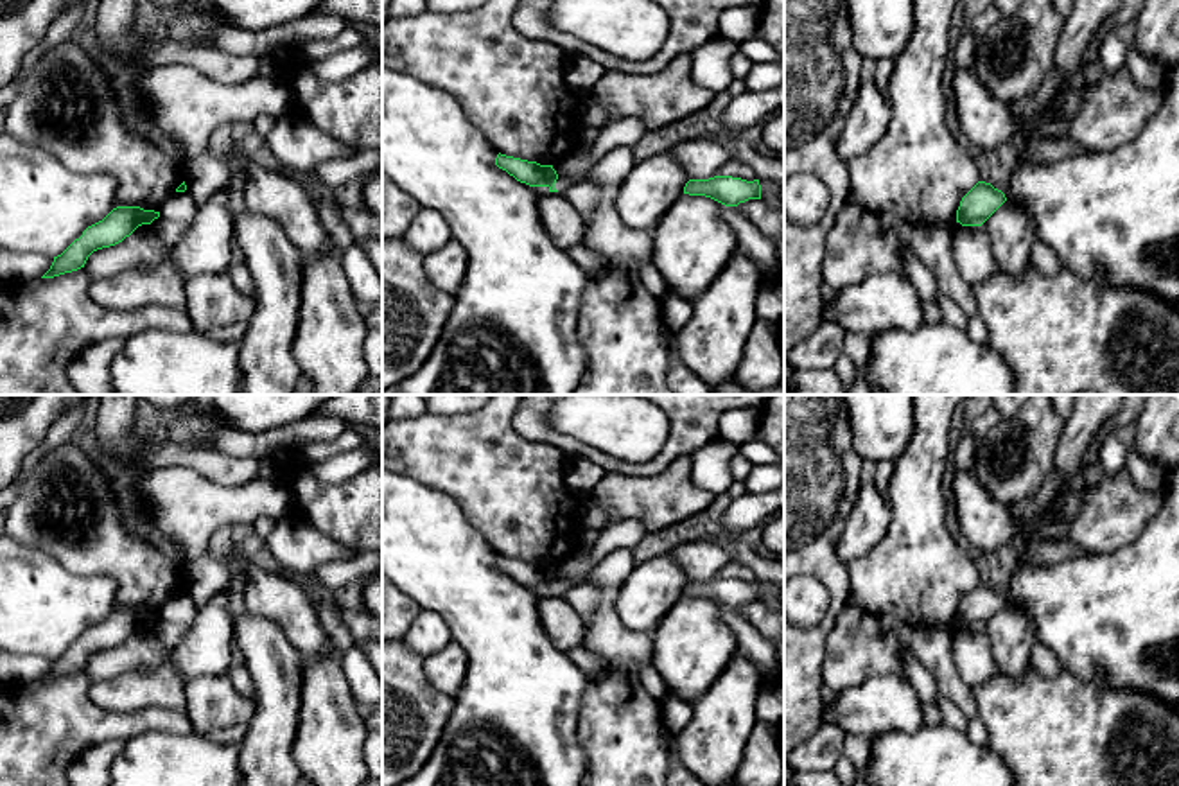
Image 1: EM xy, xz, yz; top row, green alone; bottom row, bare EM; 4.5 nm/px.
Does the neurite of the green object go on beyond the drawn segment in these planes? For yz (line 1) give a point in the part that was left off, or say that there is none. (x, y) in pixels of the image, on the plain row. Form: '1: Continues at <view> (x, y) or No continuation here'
1: No continuation here

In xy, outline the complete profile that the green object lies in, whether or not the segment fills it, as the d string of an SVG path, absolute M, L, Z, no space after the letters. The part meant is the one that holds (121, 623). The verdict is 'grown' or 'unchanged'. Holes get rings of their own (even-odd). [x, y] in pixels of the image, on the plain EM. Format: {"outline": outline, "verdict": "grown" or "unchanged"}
{"outline": "M117 608L102 623L88 628L61 657L54 659L50 671L41 680L54 680L84 669L88 659L102 650L115 648L138 628L151 626L160 614L140 608Z", "verdict": "unchanged"}

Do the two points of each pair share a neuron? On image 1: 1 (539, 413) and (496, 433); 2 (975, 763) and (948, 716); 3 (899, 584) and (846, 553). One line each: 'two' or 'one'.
1: two
2: two
3: two

